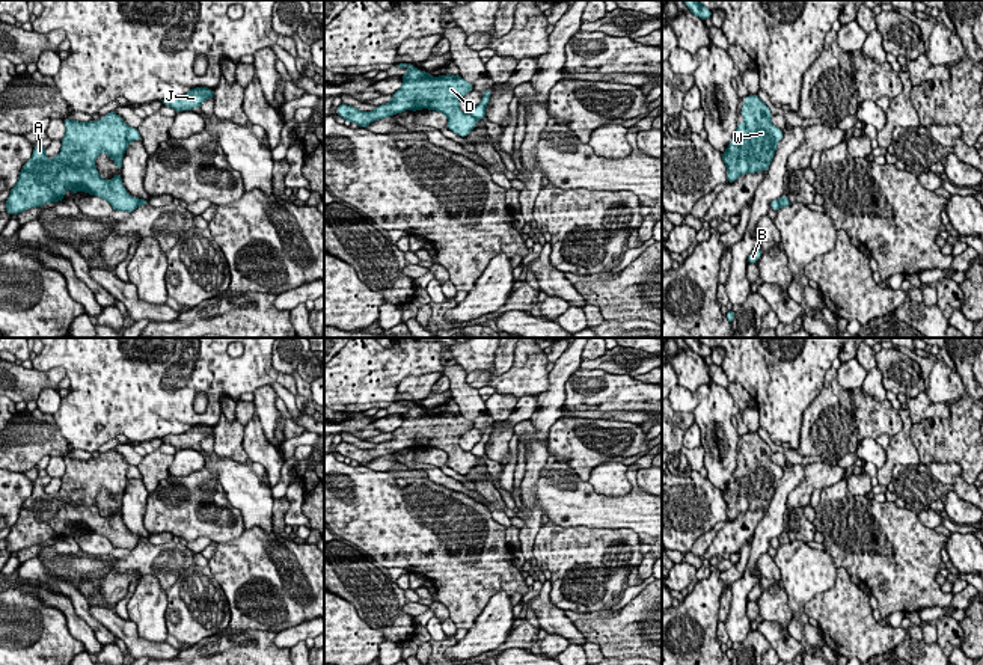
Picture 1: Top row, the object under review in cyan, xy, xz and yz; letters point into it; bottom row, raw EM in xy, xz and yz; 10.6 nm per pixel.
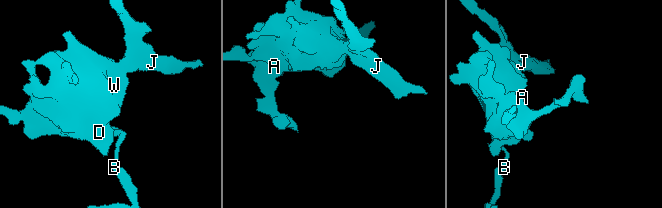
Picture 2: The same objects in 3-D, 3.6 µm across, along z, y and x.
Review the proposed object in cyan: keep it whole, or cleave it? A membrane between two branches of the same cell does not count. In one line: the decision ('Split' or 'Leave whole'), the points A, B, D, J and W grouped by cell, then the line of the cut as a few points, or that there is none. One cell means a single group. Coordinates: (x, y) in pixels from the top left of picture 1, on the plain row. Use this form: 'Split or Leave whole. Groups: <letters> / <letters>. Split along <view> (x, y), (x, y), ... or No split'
Split. Groups: A D J W / B. Split along xz (471, 451), (475, 457)

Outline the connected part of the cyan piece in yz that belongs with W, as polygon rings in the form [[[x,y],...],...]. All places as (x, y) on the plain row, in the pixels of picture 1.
[[[757,433],[745,434],[740,452],[745,460],[737,460],[727,489],[721,492],[727,520],[734,520],[743,511],[767,510],[782,477],[782,467],[770,460],[773,452]]]

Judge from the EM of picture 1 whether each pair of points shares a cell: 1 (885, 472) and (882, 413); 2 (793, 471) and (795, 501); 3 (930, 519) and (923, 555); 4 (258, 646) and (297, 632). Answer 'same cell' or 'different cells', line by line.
1: different cells
2: different cells
3: different cells
4: different cells

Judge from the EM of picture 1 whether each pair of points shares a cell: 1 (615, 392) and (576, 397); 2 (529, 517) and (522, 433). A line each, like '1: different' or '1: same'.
1: same
2: different

